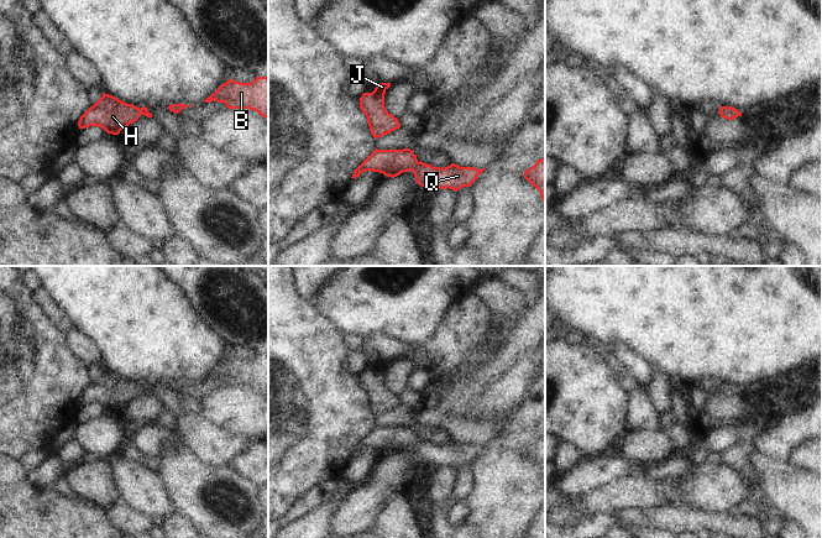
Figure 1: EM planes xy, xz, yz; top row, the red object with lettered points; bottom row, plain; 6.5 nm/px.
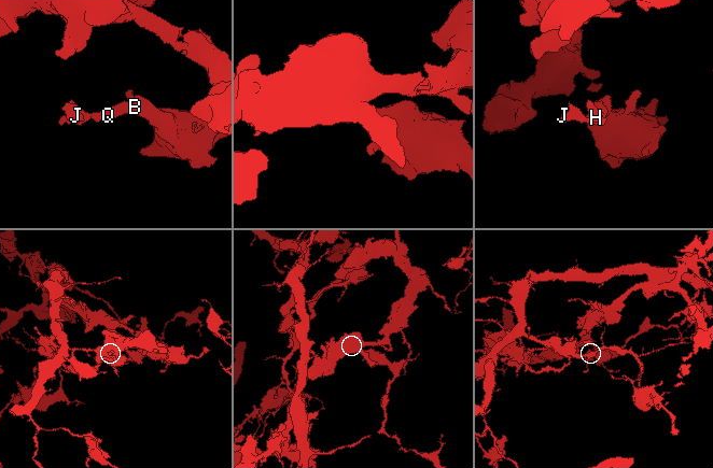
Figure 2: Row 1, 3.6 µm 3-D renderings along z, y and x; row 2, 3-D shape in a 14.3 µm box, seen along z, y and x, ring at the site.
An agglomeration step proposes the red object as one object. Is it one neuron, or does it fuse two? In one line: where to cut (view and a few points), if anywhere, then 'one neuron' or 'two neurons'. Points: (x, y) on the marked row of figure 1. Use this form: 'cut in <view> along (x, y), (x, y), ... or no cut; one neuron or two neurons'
no cut; one neuron

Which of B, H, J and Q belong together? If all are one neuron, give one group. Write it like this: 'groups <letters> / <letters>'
groups B H J Q

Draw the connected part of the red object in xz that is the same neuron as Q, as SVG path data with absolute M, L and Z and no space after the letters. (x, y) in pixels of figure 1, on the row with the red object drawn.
M410 148L375 150L354 172L351 178L358 177L366 171L379 172L387 177L397 177L412 171L415 182L422 187L436 187L438 189L452 189L457 192L462 187L471 187L486 168L460 167L451 163L447 167L433 167L417 160Z

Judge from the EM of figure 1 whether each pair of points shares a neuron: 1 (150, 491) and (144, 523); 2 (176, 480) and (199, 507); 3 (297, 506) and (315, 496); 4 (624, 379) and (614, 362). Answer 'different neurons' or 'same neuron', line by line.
1: different neurons
2: same neuron
3: same neuron
4: same neuron

